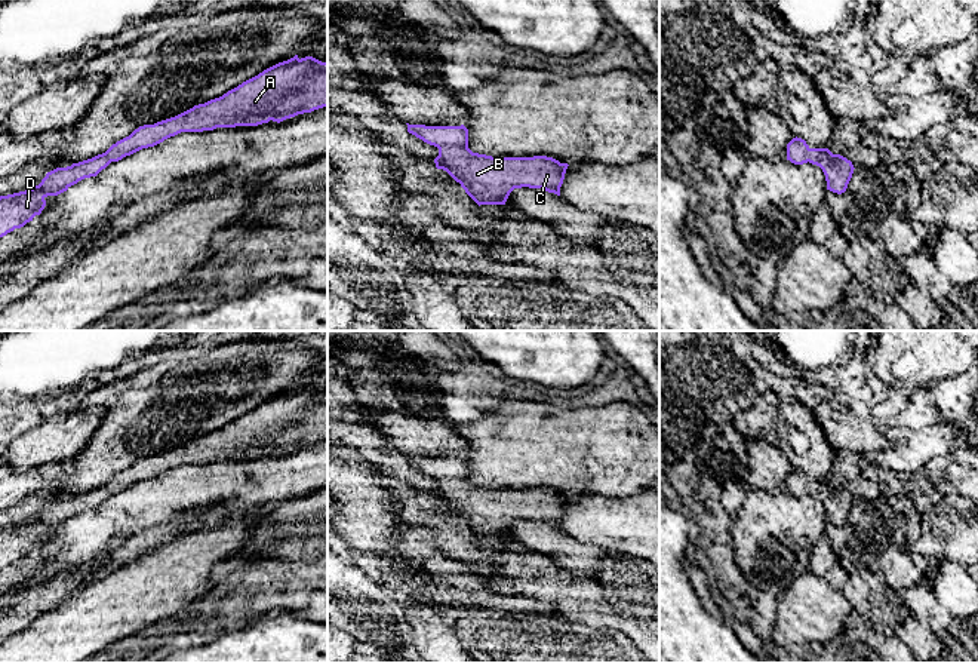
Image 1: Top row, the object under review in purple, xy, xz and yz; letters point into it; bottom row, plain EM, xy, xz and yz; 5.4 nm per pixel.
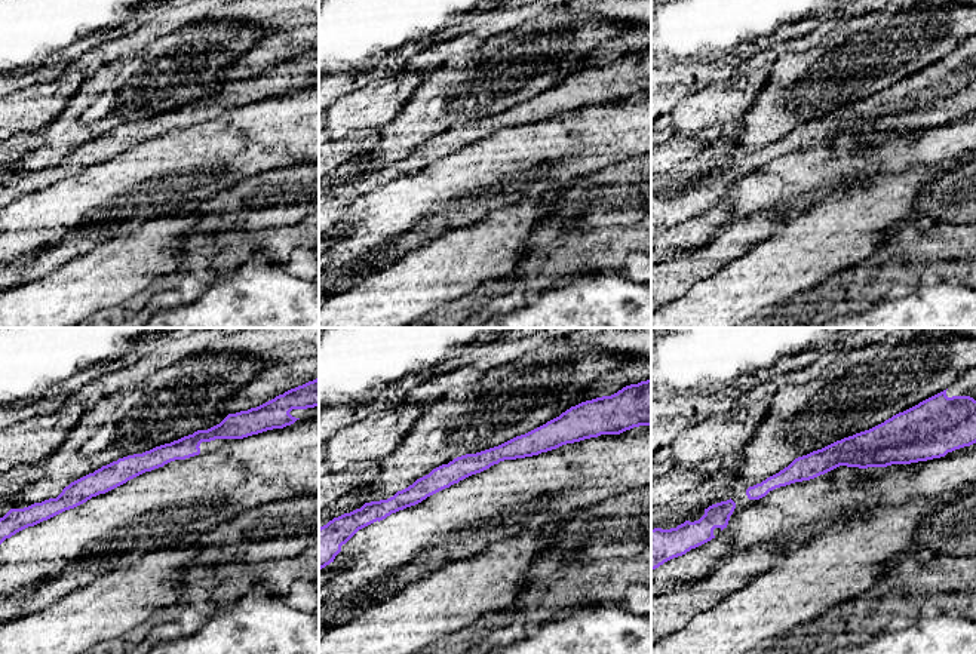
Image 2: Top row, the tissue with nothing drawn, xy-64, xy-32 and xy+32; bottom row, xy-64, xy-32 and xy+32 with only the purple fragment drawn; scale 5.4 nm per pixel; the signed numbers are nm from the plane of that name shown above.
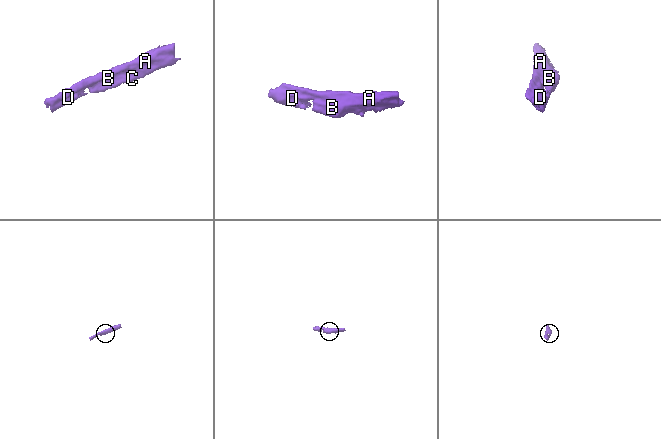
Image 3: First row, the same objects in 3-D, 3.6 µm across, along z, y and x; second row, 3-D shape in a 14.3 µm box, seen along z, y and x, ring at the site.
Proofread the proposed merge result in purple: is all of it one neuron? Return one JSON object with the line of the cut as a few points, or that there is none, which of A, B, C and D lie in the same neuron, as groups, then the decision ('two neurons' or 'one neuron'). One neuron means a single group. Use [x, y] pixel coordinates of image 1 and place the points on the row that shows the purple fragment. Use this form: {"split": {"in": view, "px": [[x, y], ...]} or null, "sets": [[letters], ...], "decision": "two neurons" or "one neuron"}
{"split": null, "sets": [["A", "B", "C", "D"]], "decision": "one neuron"}

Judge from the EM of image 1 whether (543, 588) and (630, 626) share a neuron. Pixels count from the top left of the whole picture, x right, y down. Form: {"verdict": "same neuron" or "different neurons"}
{"verdict": "same neuron"}

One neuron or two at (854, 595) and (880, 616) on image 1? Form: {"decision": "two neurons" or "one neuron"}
{"decision": "one neuron"}

